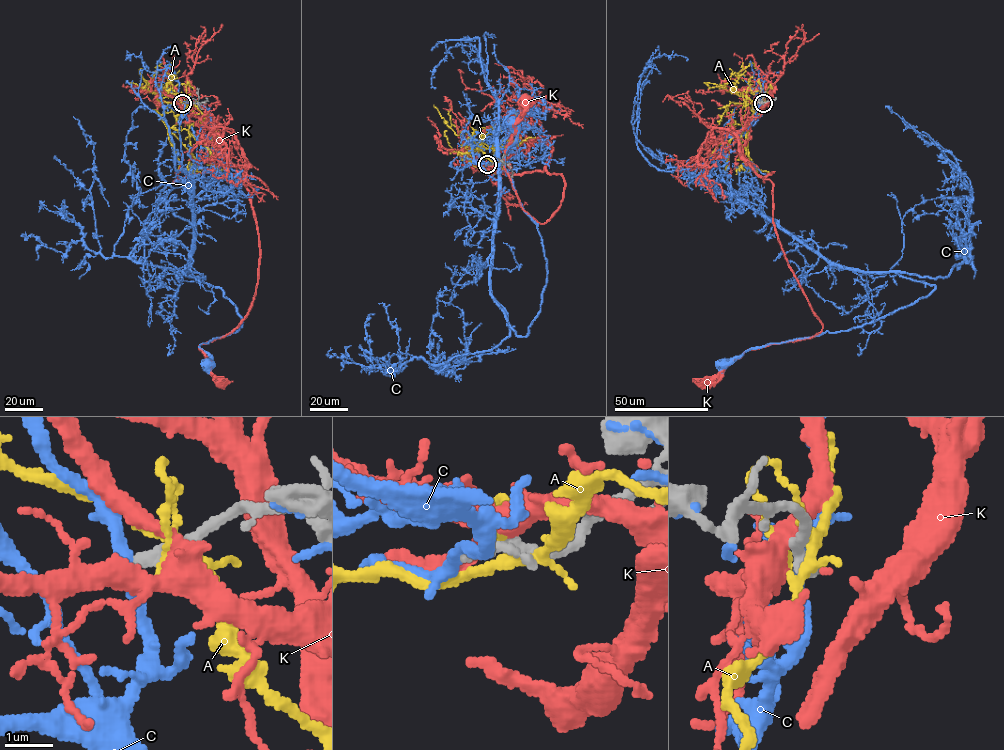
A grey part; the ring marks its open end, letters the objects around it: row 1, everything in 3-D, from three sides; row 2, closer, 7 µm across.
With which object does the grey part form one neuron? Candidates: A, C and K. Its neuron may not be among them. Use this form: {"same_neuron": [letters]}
{"same_neuron": []}

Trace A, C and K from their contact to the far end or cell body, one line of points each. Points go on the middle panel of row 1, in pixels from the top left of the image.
A: (490, 165), (472, 163), (462, 153), (522, 142), (516, 140), (516, 128), (510, 120), (519, 110)
C: (488, 165), (504, 118), (493, 127), (491, 296), (525, 336), (547, 266), (505, 166), (511, 123)
K: (489, 164), (545, 139), (552, 148), (546, 170), (563, 178), (561, 204), (538, 223), (504, 167), (525, 103)

